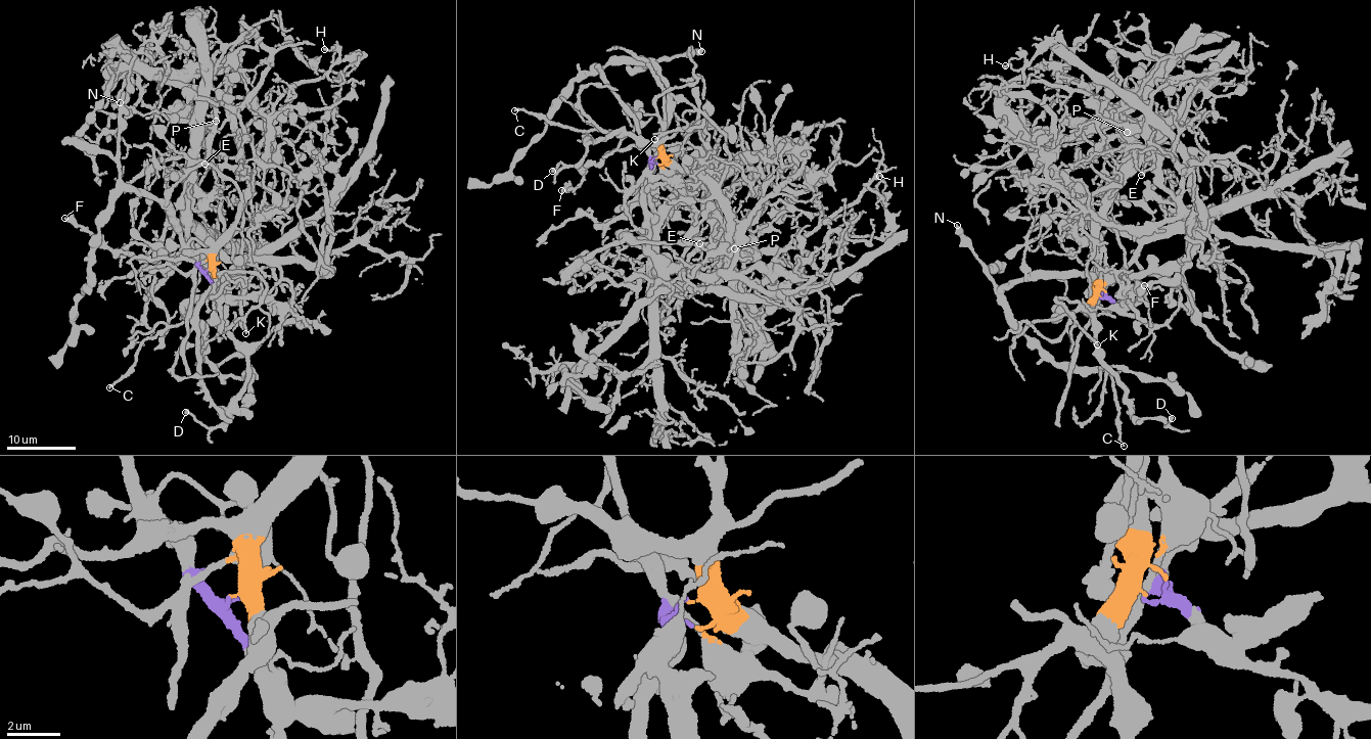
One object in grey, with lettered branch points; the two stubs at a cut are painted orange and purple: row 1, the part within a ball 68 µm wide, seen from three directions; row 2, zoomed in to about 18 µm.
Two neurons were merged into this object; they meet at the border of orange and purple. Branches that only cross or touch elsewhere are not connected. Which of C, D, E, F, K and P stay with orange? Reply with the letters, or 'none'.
C, D, F, K

